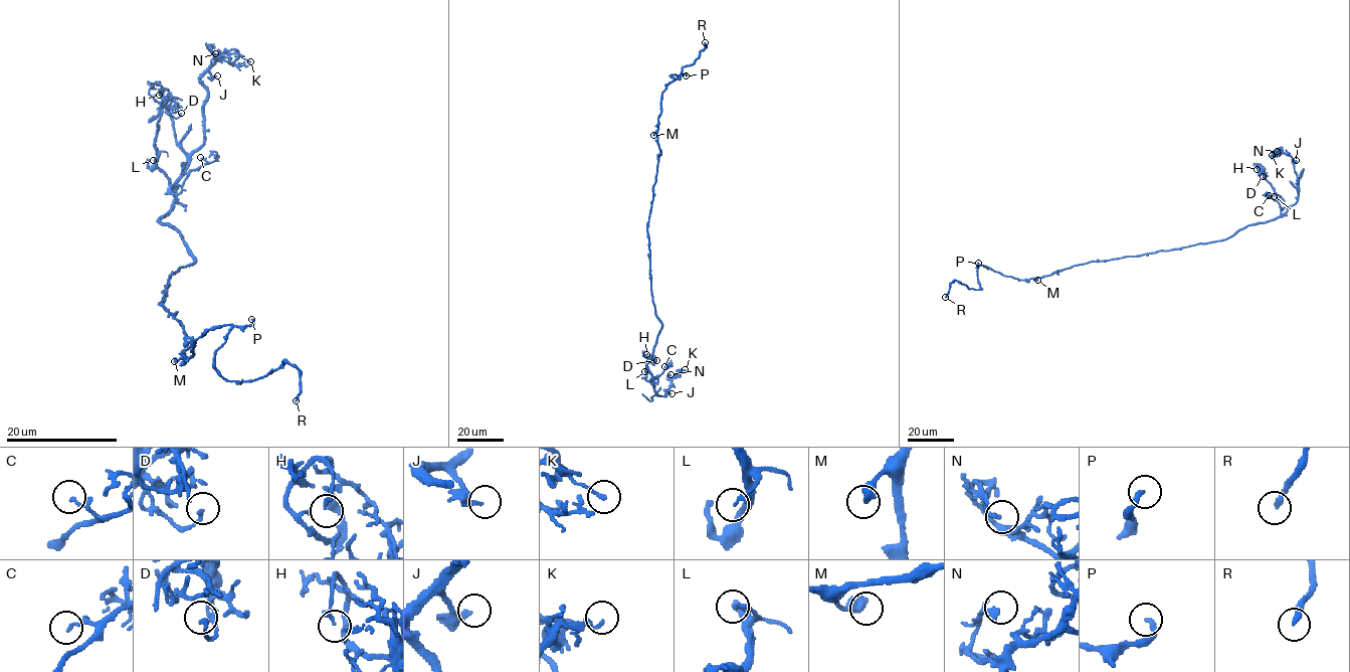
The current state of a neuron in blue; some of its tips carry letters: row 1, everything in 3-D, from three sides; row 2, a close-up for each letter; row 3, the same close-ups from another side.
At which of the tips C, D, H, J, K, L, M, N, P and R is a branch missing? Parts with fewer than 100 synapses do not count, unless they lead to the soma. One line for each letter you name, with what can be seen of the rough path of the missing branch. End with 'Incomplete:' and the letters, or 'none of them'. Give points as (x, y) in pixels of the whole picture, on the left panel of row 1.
Incomplete: P, R

